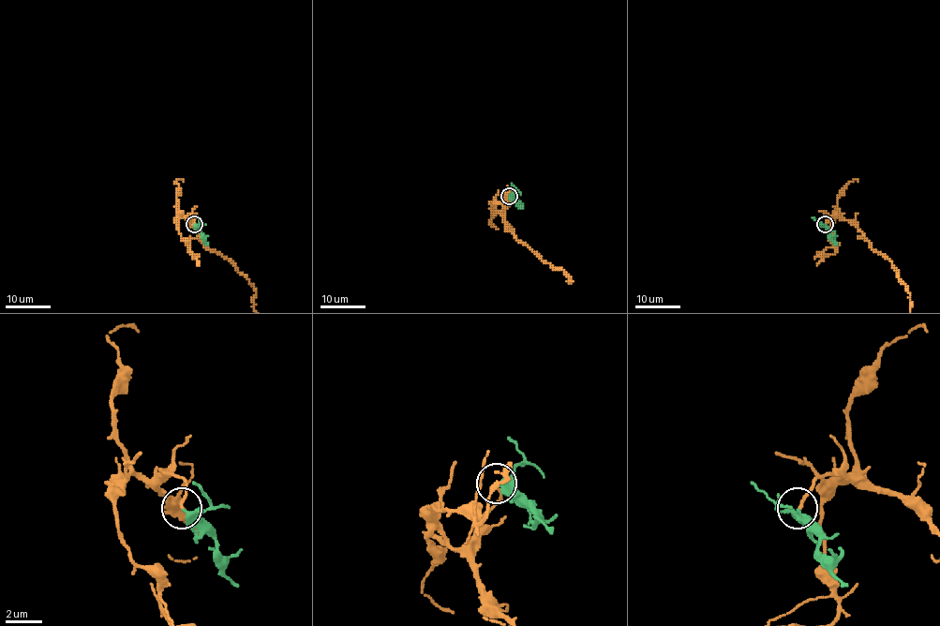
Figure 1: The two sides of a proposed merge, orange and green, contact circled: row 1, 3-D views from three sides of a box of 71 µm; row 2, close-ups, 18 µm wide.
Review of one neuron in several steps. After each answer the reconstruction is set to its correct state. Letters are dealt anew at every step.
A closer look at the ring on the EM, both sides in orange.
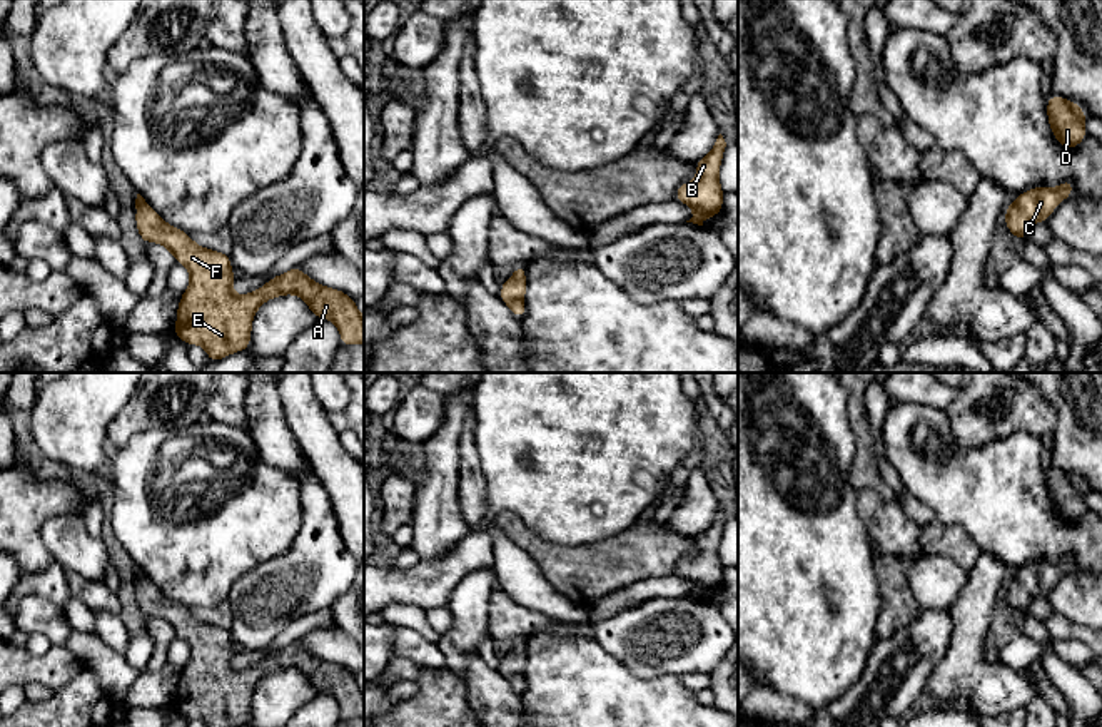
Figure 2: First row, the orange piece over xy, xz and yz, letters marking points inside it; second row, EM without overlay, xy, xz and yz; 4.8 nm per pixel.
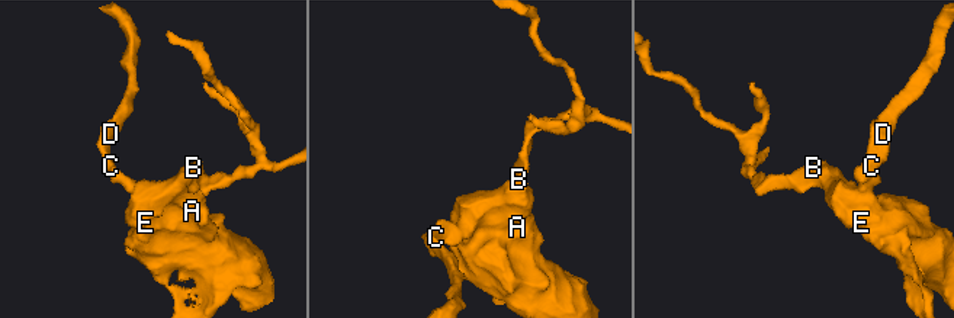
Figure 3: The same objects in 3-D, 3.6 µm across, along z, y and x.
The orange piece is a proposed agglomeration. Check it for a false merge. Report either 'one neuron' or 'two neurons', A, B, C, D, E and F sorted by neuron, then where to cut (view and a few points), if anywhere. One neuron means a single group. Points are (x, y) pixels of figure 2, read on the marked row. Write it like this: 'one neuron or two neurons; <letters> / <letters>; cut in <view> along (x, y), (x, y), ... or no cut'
one neuron; A B C D E F; no cut

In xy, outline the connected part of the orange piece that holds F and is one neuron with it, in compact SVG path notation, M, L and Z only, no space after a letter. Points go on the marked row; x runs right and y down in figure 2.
M137 194L135 226L142 242L159 242L190 272L190 284L180 296L175 336L185 344L199 344L215 363L250 346L252 319L269 299L296 294L302 297L316 318L332 321L341 333L341 344L364 344L364 318L346 292L326 287L306 276L299 266L274 276L260 289L245 296L232 292L235 276L230 254L195 244L187 232L169 226Z

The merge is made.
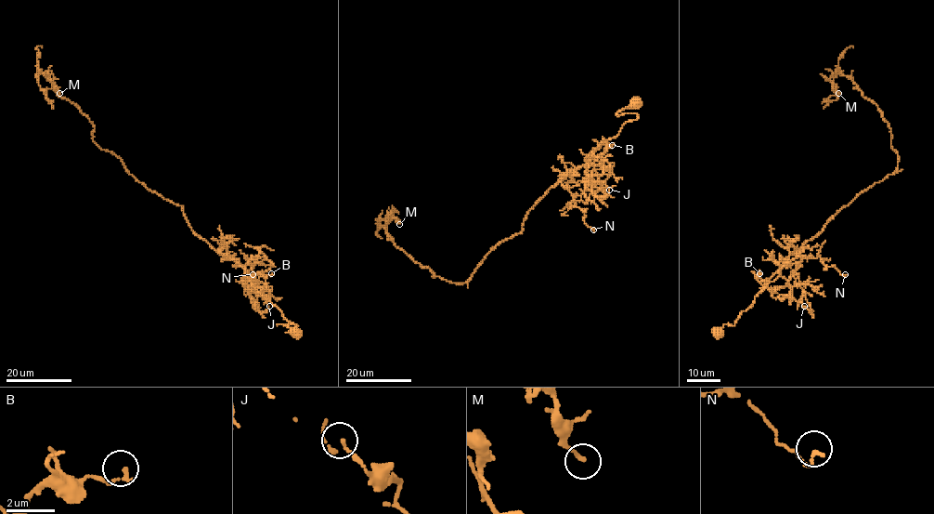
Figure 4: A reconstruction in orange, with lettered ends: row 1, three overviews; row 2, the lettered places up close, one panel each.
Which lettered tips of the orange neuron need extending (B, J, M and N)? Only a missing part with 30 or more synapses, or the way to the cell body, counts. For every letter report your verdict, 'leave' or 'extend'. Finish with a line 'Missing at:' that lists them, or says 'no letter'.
B: leave
J: leave
M: leave
N: leave
Missing at: no letter

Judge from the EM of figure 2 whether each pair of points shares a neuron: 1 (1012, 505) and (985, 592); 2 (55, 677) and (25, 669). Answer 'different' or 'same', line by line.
1: different
2: same

